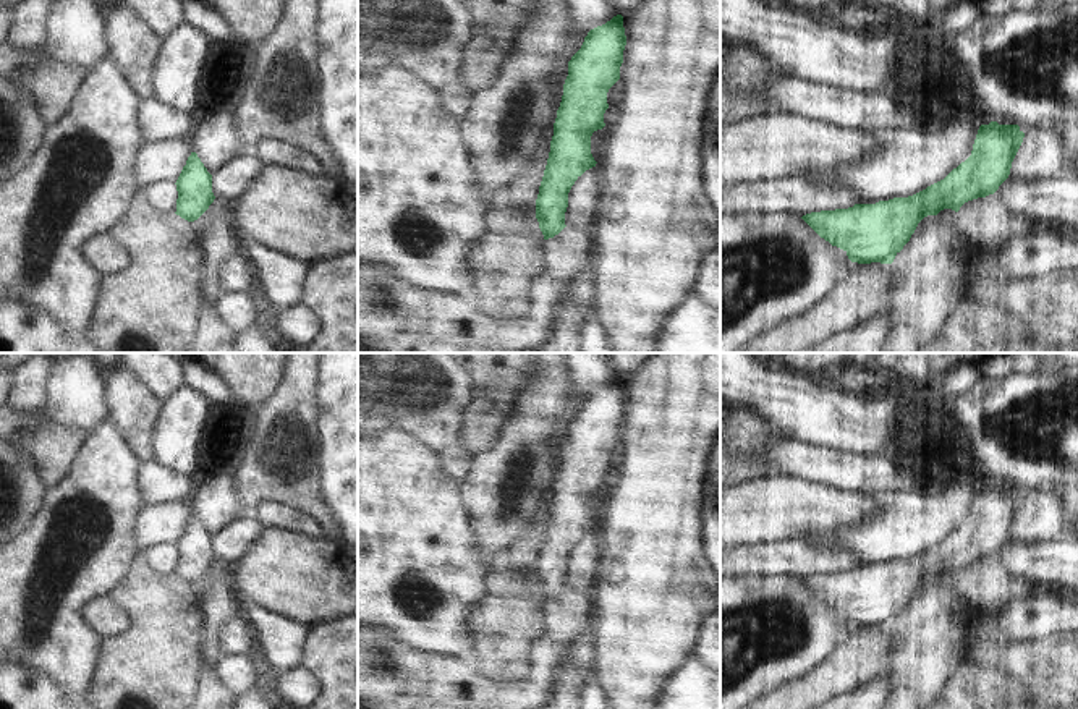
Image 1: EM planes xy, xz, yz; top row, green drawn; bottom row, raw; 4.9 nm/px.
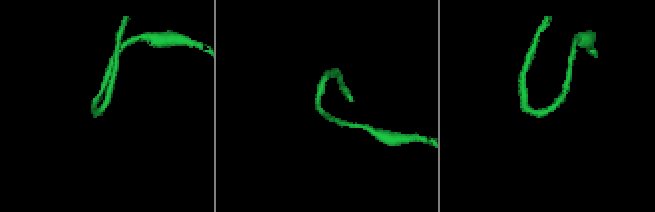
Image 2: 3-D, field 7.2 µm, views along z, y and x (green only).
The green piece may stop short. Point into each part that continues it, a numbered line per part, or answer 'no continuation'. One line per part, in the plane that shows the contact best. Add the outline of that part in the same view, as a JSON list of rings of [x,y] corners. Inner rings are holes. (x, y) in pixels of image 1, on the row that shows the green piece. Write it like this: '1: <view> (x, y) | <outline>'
no continuation

